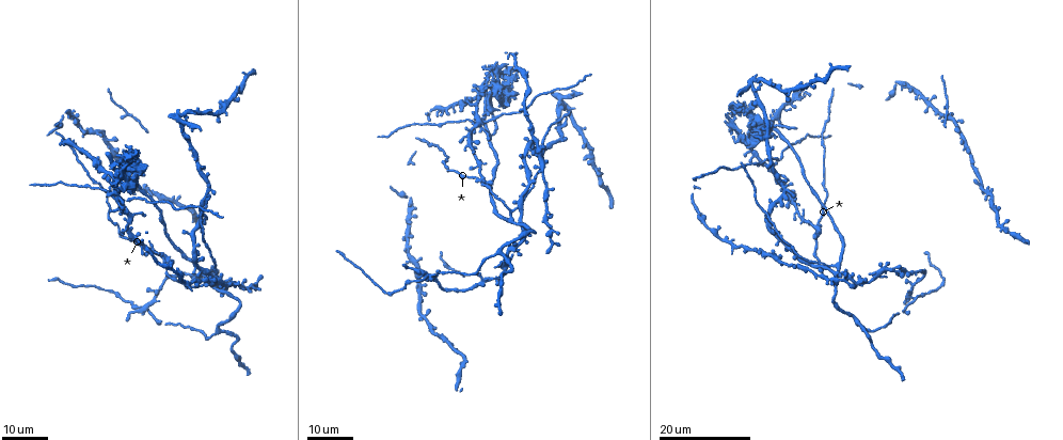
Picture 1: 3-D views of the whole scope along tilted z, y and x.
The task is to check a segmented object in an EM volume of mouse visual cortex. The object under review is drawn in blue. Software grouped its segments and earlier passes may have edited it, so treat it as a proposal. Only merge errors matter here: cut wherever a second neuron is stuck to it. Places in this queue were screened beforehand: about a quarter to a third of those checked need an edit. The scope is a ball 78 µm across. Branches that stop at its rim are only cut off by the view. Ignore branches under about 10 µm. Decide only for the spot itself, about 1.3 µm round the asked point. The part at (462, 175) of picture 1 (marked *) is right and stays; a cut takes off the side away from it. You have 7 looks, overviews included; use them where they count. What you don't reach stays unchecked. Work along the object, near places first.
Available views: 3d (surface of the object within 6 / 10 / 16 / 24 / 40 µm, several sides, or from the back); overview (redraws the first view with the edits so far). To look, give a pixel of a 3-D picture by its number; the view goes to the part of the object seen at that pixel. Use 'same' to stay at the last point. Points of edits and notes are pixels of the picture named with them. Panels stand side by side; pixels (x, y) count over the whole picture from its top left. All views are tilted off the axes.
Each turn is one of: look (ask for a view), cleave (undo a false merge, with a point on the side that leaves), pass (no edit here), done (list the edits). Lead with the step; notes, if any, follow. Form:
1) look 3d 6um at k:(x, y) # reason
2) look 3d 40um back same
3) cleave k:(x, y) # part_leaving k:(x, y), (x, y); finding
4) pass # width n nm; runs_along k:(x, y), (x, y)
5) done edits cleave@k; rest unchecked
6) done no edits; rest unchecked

look 3d 24um at 1:(836, 271) # thin arm on a thick one

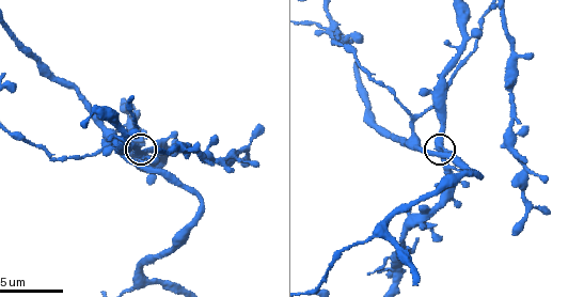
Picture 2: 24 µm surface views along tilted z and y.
look 3d 10um at 2:(144, 149)

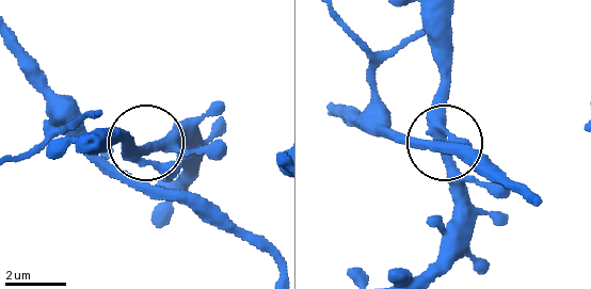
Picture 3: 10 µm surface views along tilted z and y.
pass # continuous, no second neuron

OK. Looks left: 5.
look 3d 16um at 1:(909, 297) # sudden change in width

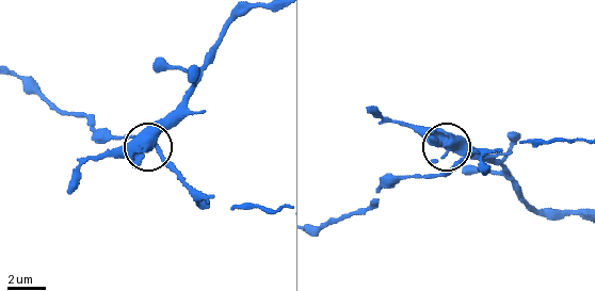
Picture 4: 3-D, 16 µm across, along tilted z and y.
look 3d 6um at 4:(151, 144) # zoom in

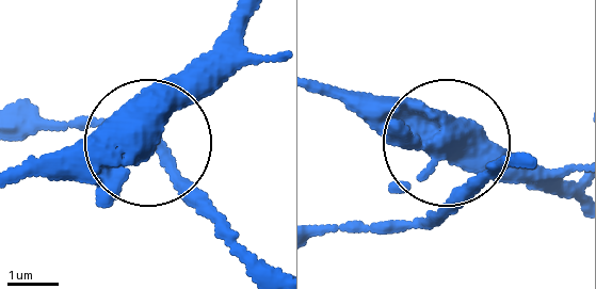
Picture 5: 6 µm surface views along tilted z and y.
pass # arms 4; continuous, no second neuron

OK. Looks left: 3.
look 3d 10um at 2:(457, 64) # four-way junction

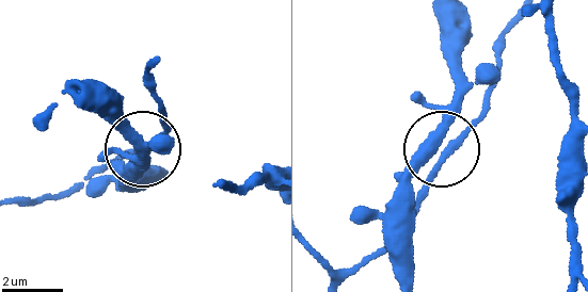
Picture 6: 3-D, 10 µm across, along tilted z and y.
look 3d 10um back at 6:(441, 151)

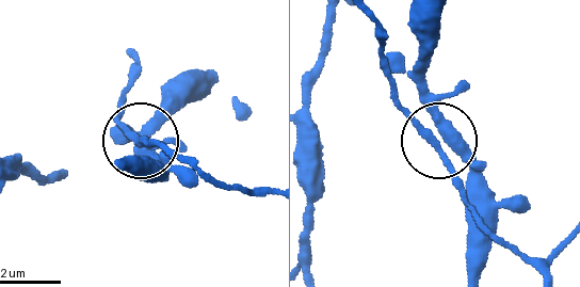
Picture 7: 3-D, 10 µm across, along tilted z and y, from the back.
pass # arms 4; runs_along 7:(567, 236), (532, 257), (516, 249), (471, 209), (392, 92); all the same neuron

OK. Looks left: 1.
done no edits; rest unchecked

